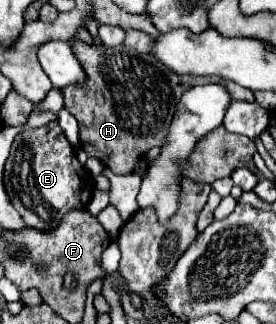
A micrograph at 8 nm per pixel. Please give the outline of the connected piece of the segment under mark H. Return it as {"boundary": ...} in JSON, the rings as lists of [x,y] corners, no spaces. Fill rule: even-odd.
{"boundary":[[[76,41],[72,43],[72,51],[88,75],[88,85],[62,89],[64,107],[76,117],[80,125],[80,141],[86,155],[98,157],[112,173],[118,175],[132,173],[134,163],[150,147],[160,147],[184,89],[218,81],[238,101],[254,101],[252,91],[246,91],[232,81],[220,77],[176,75],[152,55],[138,53],[136,49],[130,49],[126,45],[106,47]]]}

